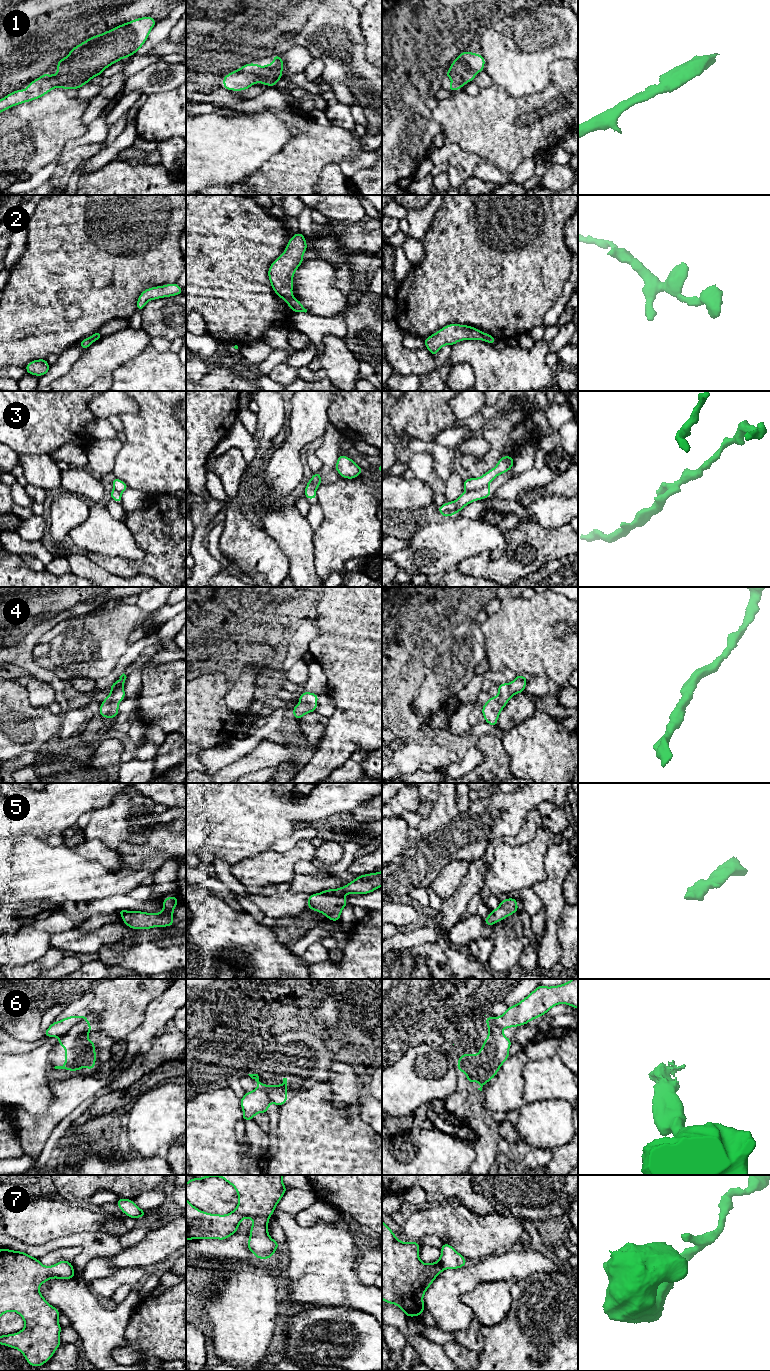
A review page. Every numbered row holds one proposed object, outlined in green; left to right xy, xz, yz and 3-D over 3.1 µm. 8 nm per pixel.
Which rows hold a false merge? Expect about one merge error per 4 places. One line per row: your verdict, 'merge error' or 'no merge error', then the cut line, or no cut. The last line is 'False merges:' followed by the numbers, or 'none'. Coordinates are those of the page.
1: no merge error | no cut
2: no merge error | no cut
3: merge error | yz (488, 484), (478, 489), (467, 491)
4: no merge error | no cut
5: no merge error | no cut
6: merge error | xy (86, 1020), (71, 1026), (60, 1037)
7: no merge error | no cut
False merges: 3, 6

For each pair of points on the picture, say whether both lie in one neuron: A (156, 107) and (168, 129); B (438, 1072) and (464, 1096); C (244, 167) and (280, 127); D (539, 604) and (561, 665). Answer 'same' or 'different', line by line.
A: same
B: different
C: same
D: same

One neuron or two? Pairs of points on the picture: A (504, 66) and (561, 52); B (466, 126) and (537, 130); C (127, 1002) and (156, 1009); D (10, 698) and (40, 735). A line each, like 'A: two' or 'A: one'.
A: one
B: one
C: two
D: one

